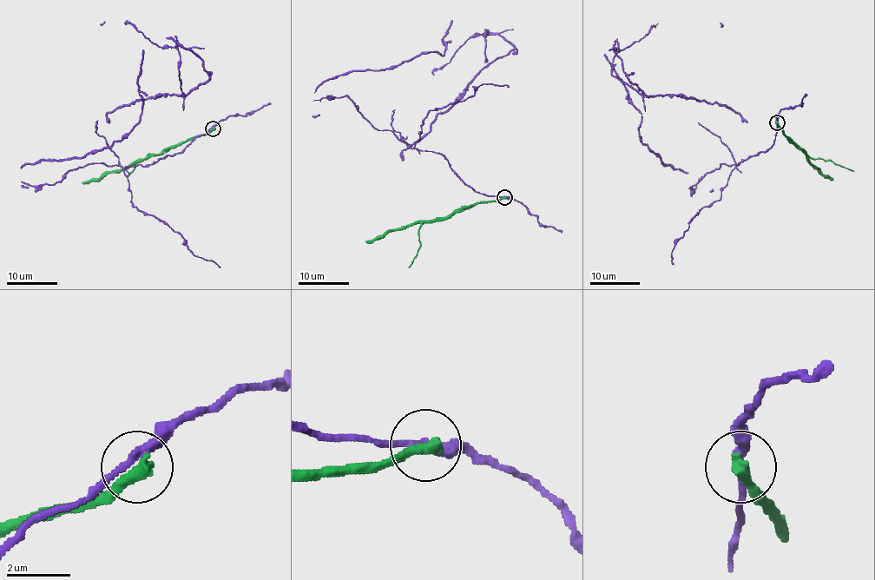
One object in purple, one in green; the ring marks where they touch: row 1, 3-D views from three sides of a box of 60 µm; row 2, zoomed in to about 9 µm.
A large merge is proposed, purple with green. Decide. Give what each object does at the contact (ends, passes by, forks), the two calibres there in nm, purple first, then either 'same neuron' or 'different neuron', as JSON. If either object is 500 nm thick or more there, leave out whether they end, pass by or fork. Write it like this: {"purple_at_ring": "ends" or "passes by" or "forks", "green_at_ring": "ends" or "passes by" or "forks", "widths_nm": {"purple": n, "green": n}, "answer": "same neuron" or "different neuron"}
{"purple_at_ring": "passes by", "green_at_ring": "ends", "widths_nm": {"purple": 240, "green": 420}, "answer": "different neuron"}

